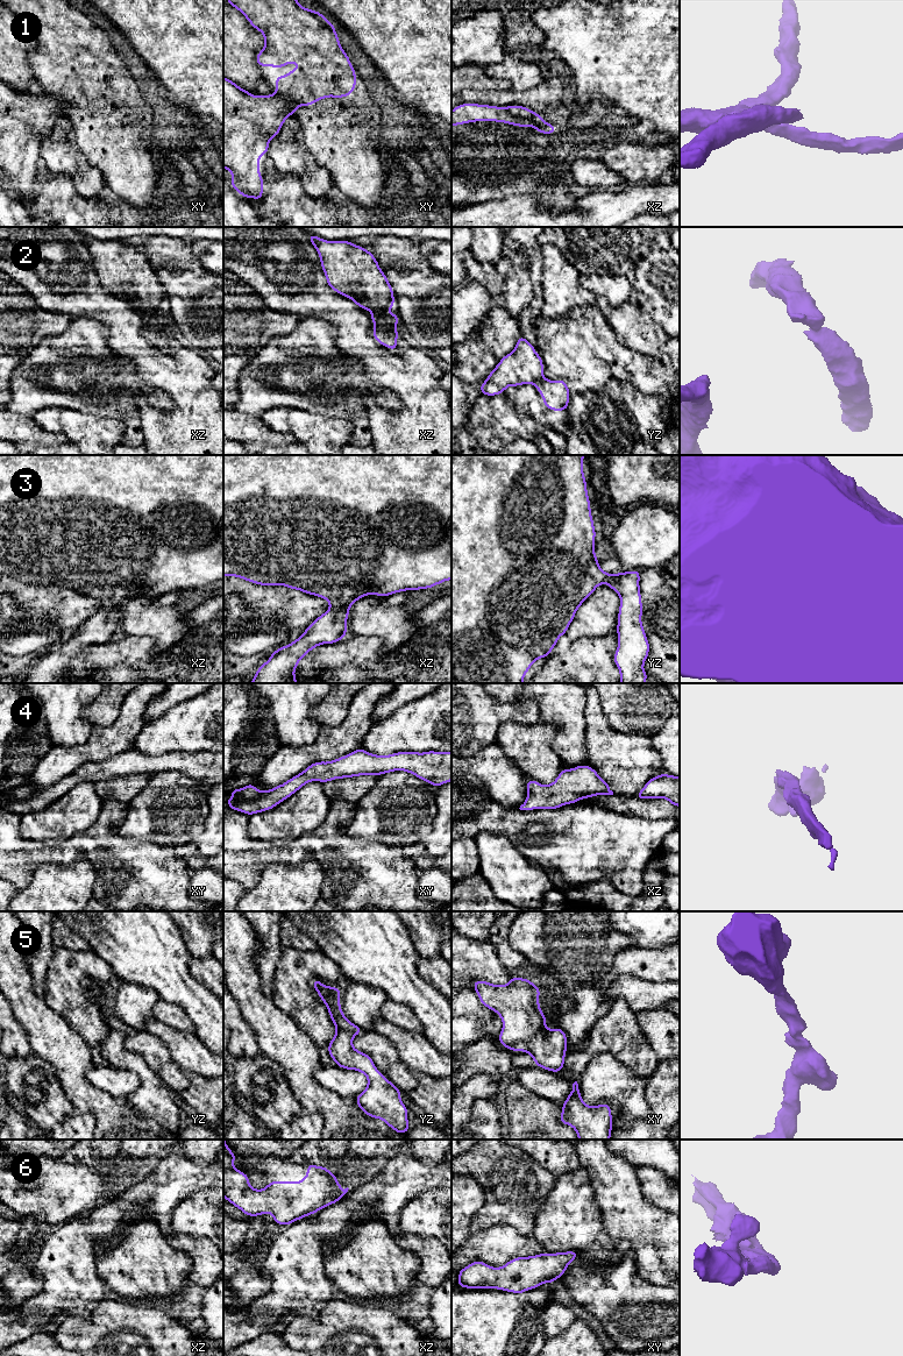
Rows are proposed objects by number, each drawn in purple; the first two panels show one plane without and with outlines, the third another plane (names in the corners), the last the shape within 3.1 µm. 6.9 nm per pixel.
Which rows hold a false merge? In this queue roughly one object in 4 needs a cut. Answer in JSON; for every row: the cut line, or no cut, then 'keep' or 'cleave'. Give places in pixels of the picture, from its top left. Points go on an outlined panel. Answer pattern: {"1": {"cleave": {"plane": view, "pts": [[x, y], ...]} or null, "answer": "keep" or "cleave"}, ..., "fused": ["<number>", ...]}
{"1": {"cleave": {"plane": "xz", "pts": [[505, 107], [511, 114], [526, 119], [532, 125]]}, "answer": "cleave"}, "2": {"cleave": {"plane": "xz", "pts": [[385, 311], [372, 313]]}, "answer": "cleave"}, "3": {"cleave": null, "answer": "keep"}, "4": {"cleave": null, "answer": "keep"}, "5": {"cleave": null, "answer": "keep"}, "6": {"cleave": null, "answer": "keep"}, "fused": ["1", "2"]}

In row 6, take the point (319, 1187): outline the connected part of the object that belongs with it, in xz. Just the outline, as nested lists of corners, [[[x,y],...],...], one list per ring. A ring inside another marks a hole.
[[[223,1140],[223,1198],[248,1216],[271,1213],[273,1221],[285,1227],[337,1202],[349,1190],[348,1187],[342,1190],[336,1176],[328,1169],[310,1163],[307,1164],[307,1173],[301,1181],[273,1180],[269,1181],[265,1188],[255,1190],[249,1185],[248,1174],[233,1167],[235,1159],[236,1156]]]

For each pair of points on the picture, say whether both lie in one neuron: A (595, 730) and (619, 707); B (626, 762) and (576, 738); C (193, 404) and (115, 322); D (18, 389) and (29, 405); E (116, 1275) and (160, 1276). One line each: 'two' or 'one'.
A: two
B: two
C: one
D: one
E: one

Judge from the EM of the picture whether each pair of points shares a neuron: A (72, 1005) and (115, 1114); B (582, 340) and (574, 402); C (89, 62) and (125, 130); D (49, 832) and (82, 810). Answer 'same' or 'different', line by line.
A: different
B: different
C: same
D: same

